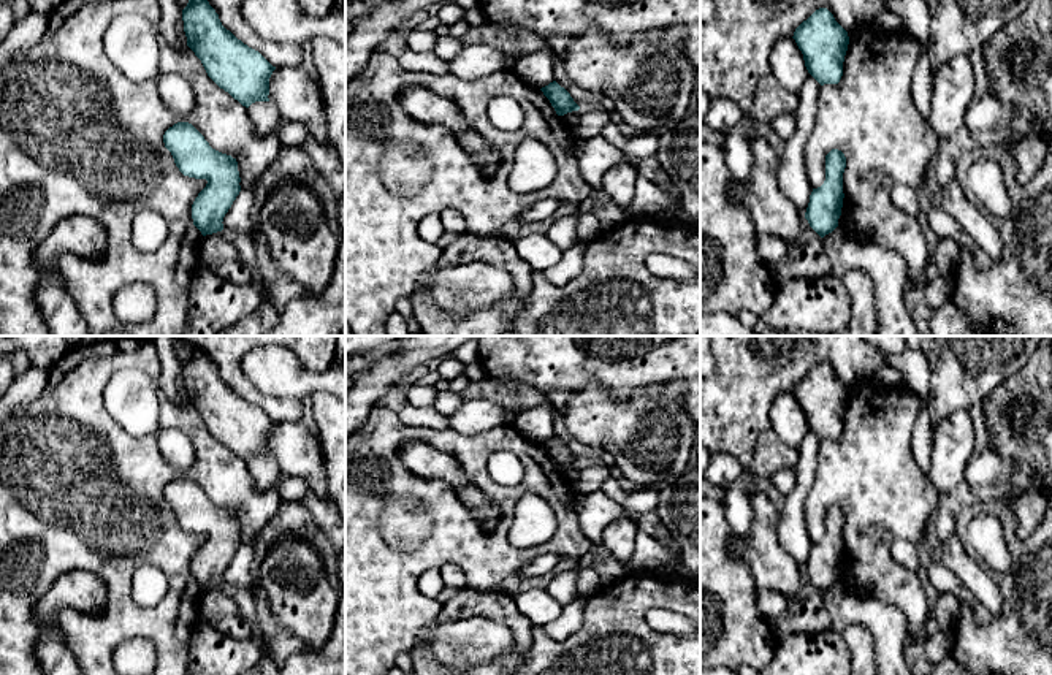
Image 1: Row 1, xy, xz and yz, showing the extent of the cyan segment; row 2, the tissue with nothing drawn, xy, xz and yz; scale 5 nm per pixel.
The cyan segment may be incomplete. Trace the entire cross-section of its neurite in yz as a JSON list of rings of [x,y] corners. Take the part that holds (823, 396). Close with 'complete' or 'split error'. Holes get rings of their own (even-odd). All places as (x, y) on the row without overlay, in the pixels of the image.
[[[827,363],[816,364],[792,391],[808,428],[821,439],[838,439],[849,399],[848,387]]] | complete

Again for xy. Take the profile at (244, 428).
[[[182,336],[176,339],[189,350],[182,364],[187,401],[201,415],[208,431],[246,463],[269,456],[269,433],[276,421],[227,385],[203,350]]] | complete

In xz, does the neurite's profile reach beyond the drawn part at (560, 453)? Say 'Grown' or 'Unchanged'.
Unchanged

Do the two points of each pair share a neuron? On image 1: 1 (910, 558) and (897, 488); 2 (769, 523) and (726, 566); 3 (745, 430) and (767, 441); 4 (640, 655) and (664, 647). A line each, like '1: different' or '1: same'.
1: different
2: different
3: different
4: same

